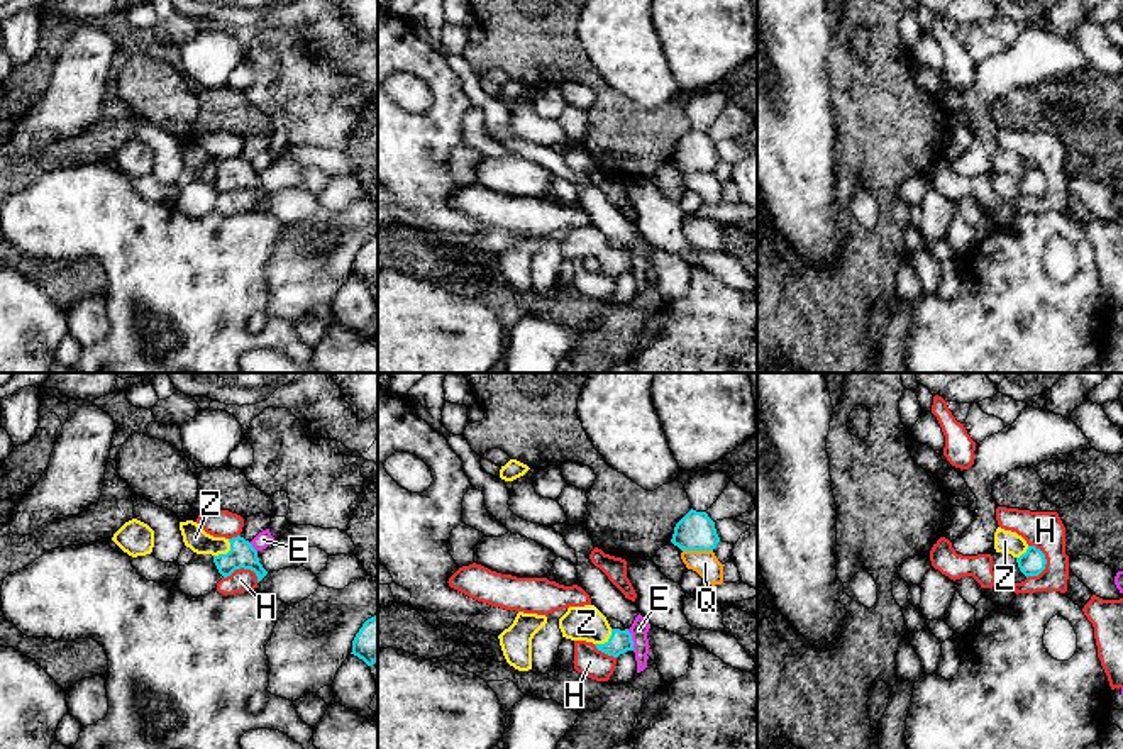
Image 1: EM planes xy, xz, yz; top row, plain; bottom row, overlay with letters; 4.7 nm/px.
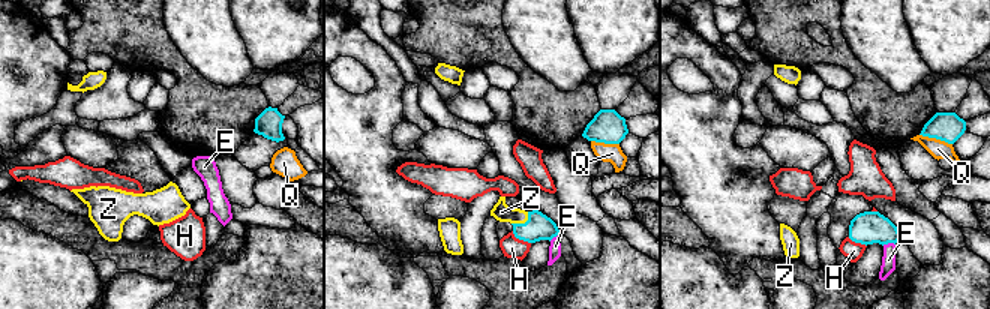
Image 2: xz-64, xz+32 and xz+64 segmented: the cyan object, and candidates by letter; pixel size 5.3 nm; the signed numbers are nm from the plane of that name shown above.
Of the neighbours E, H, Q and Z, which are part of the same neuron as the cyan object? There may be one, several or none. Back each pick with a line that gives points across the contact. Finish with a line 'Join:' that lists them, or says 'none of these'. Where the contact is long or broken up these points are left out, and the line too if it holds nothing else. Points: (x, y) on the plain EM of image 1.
Z: across xy (243, 175), (227, 173), (195, 158)
Join: Z

